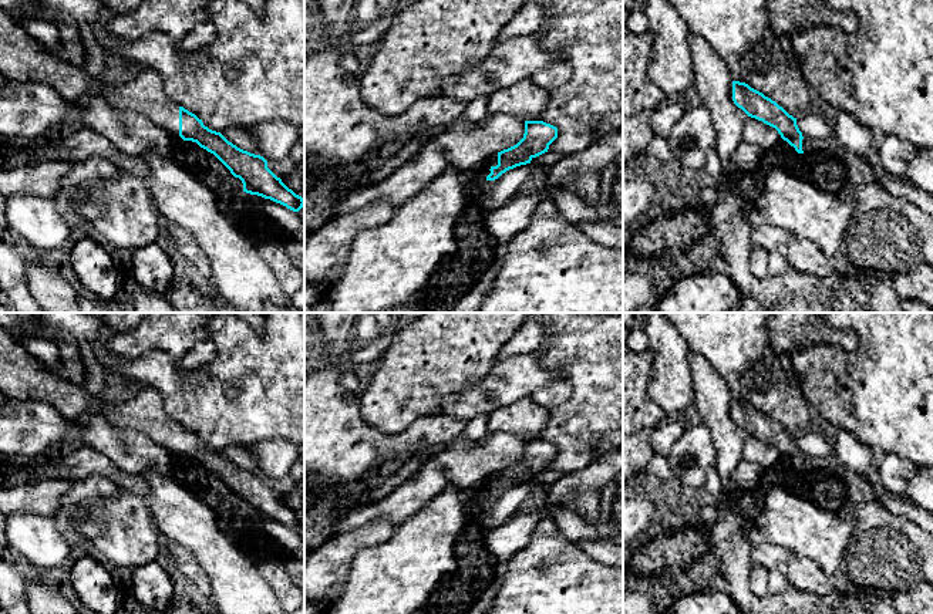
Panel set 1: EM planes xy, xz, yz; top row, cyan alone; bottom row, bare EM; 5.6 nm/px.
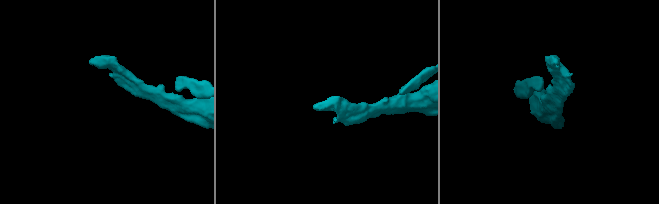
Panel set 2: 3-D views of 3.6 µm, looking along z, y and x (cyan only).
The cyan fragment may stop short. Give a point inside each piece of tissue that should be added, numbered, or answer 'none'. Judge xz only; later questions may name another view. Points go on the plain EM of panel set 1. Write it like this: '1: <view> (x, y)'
1: xz (482, 488)

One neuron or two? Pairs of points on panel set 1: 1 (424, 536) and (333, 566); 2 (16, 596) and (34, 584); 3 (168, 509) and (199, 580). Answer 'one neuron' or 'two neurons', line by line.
1: two neurons
2: two neurons
3: two neurons

